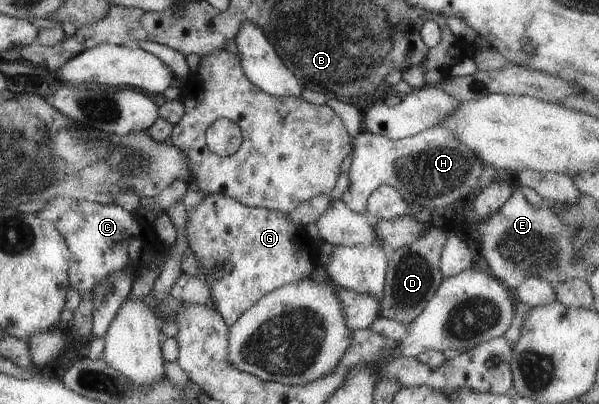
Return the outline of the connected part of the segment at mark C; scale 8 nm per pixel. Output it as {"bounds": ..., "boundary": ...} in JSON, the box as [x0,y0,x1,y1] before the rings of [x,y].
{"bounds":[35,195,170,364],"boundary":[[[60,195],[57,198],[50,200],[42,210],[35,214],[37,218],[44,221],[52,222],[56,229],[62,234],[65,239],[68,250],[71,252],[69,260],[69,287],[80,294],[80,305],[73,311],[74,317],[66,327],[66,332],[70,336],[69,345],[63,350],[60,356],[62,364],[70,362],[72,359],[80,358],[78,356],[80,345],[84,338],[88,338],[93,330],[93,315],[95,310],[94,290],[96,286],[103,279],[109,278],[118,272],[132,271],[134,272],[134,278],[139,275],[142,268],[147,268],[152,262],[163,264],[163,251],[168,250],[170,247],[164,245],[155,234],[154,221],[145,220],[140,215],[135,215],[134,212],[128,212],[115,204],[103,206],[93,200],[86,199],[70,199],[63,198]]]}

